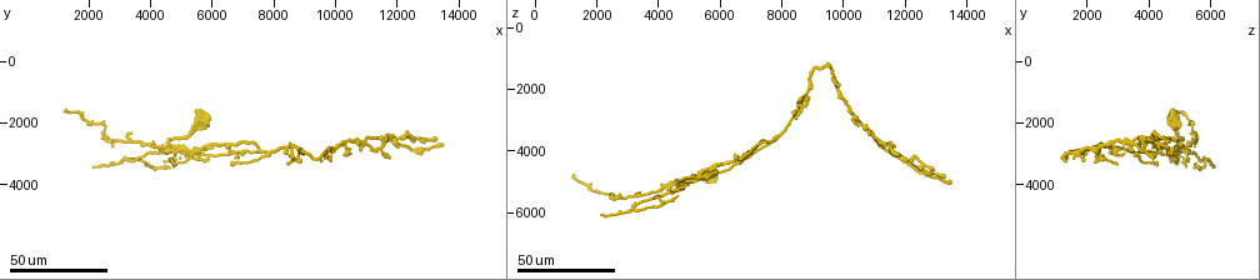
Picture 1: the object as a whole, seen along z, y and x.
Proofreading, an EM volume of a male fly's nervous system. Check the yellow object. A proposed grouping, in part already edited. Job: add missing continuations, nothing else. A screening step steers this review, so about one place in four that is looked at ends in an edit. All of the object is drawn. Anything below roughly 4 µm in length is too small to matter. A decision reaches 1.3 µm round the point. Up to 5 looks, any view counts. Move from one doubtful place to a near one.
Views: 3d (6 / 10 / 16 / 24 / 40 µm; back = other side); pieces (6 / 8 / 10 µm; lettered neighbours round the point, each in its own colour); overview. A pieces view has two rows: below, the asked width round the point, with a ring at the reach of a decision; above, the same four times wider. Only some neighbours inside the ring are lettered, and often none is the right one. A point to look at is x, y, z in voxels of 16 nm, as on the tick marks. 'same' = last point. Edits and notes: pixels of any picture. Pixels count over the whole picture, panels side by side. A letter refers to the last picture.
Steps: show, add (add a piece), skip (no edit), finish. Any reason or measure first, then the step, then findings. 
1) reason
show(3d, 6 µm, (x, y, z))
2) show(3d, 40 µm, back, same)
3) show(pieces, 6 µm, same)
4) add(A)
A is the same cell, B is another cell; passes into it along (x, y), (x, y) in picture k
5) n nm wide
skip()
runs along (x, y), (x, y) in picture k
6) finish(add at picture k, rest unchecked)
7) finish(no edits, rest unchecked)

long arm stops here
show(3d, 40 µm, (8400, 3400, 3000))

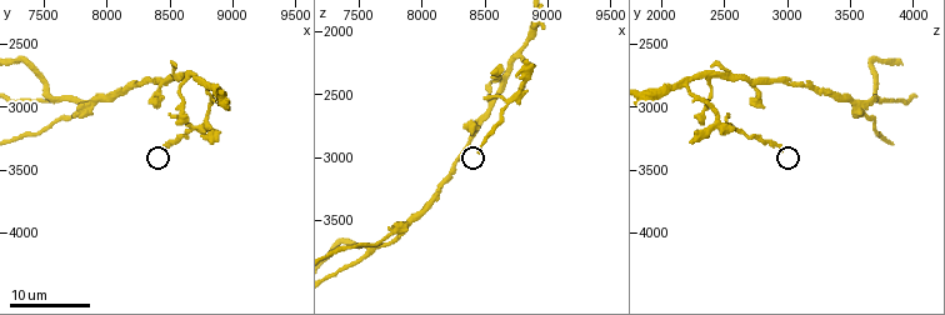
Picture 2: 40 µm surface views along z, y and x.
show(3d, 10 µm, (8440, 3340, 2960))

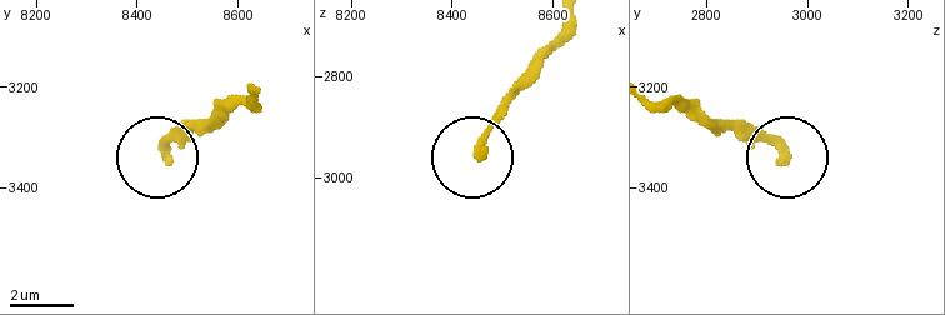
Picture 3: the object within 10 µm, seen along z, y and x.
show(pieces, 8 µm, (8465, 3345, 2955))

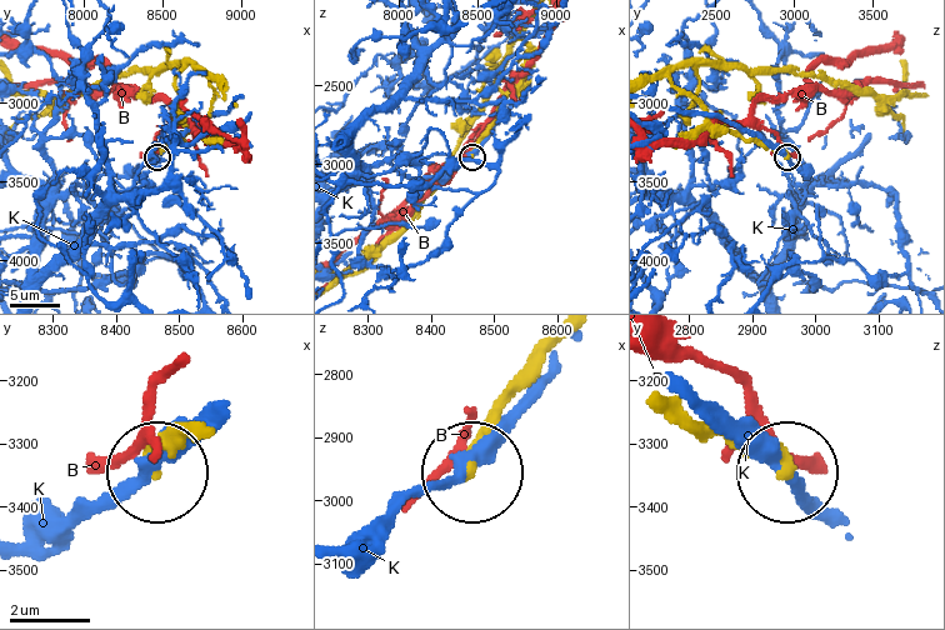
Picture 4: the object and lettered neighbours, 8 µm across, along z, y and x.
skip()
B and K are other cells; runs along (690, 65), (678, 68), (671, 80), (710, 120), (786, 156) in picture 4; none of them fits

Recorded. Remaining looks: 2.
an open end
show(3d, 40 µm, (4000, 2700, 5100))

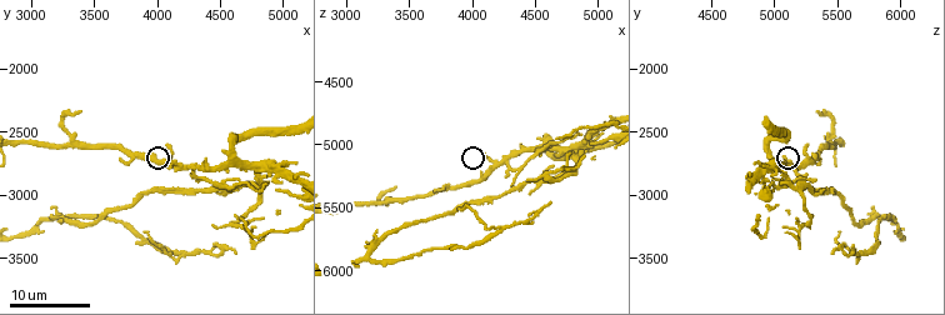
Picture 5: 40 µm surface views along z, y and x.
show(pieces, 10 µm, (4100, 2700, 5080))

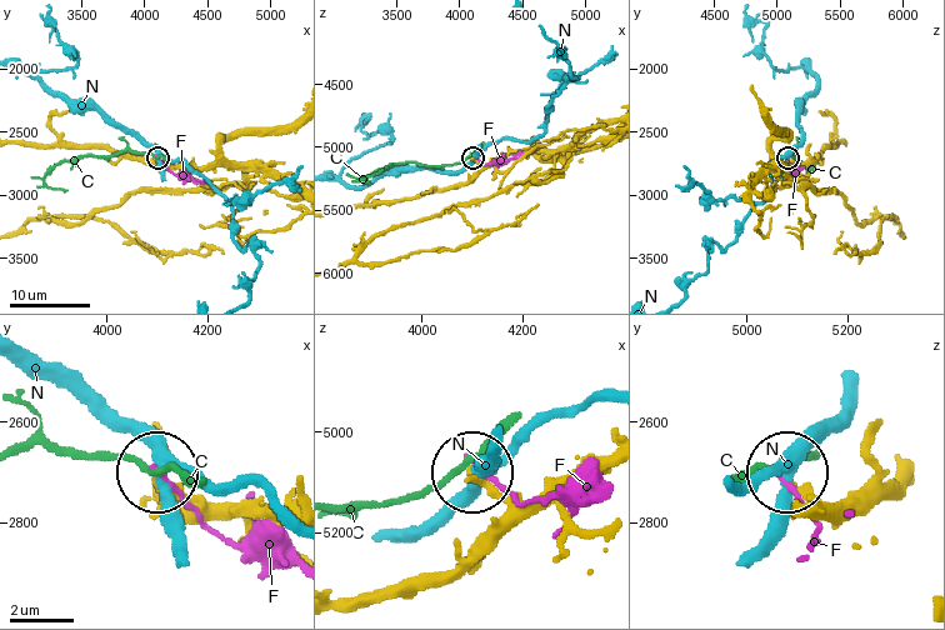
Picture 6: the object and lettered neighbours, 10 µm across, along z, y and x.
skip()
C, F and N are other cells; none of them fits

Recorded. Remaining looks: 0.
finish(no edits, rest unchecked)

